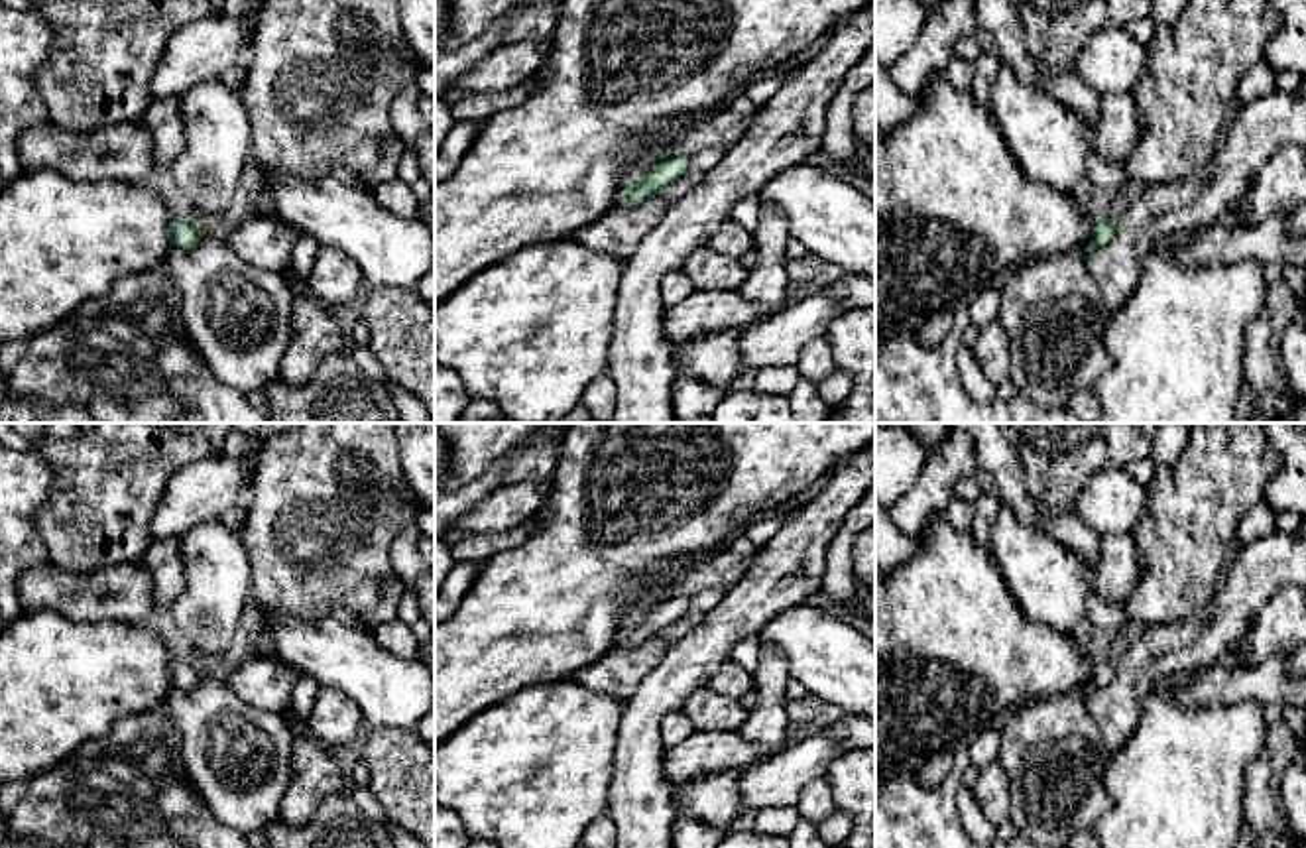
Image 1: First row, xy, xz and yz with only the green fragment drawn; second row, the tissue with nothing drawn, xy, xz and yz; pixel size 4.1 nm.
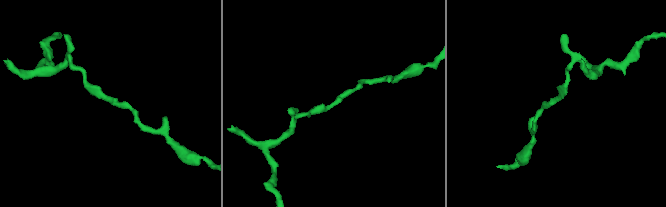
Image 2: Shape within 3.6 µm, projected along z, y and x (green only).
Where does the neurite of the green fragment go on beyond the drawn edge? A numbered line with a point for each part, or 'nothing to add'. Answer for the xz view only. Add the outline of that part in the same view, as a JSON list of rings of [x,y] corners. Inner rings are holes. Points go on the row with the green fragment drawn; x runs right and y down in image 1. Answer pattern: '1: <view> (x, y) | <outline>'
nothing to add

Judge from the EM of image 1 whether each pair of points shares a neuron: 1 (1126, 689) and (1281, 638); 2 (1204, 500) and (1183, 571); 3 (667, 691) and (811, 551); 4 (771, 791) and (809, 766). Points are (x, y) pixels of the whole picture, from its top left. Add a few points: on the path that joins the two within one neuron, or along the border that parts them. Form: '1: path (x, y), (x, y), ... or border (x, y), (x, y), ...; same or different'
1: border (1249, 628), (1228, 654); different
2: path (1190, 518), (1183, 534), (1183, 553); same
3: path (701, 654), (773, 581); same
4: path (781, 782), (799, 766); same

